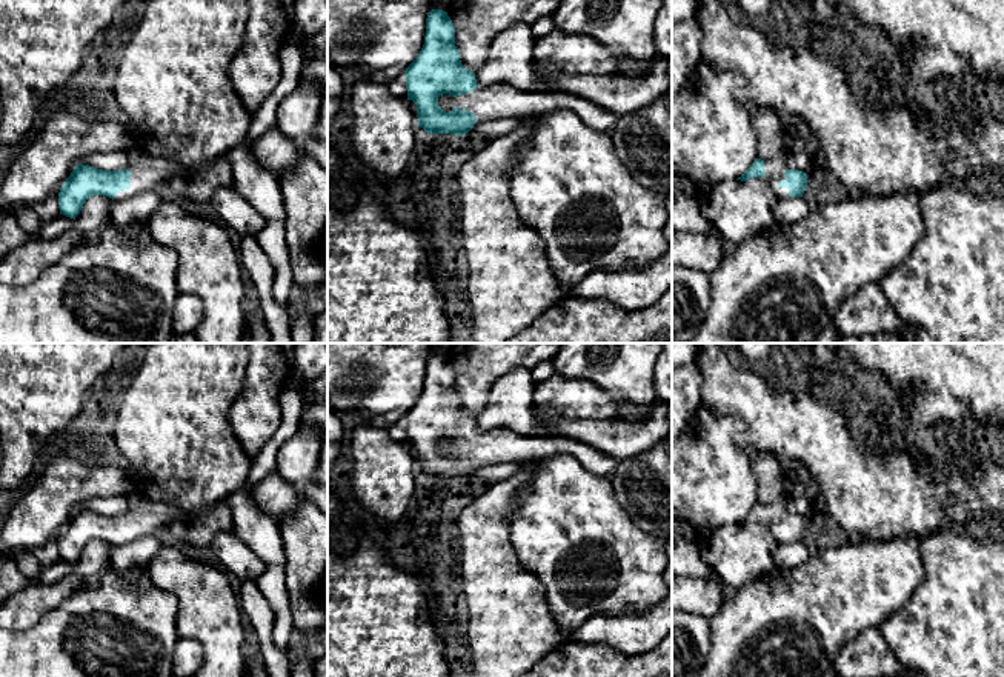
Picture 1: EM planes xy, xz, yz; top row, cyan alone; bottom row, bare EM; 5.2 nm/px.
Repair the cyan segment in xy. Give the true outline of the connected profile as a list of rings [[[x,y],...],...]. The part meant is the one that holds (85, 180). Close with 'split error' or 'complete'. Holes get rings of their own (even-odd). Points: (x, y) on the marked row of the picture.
[[[137,145],[128,149],[128,158],[128,166],[120,171],[103,171],[78,163],[58,192],[60,214],[75,218],[92,195],[106,195],[114,202],[125,200],[143,191],[165,189],[172,175],[189,178],[212,165],[186,168],[151,155]]]; split error

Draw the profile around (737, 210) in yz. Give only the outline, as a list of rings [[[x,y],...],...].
[[[766,178],[718,180],[709,183],[704,192],[704,215],[721,240],[735,246],[776,225],[773,215],[776,200]]]

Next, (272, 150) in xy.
[[[277,126],[263,132],[254,143],[257,162],[277,177],[298,160],[298,142],[291,140]]]

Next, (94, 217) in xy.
[[[92,195],[83,205],[80,214],[74,218],[74,228],[83,234],[85,243],[94,243],[101,231],[112,225],[109,208],[114,203],[106,195]]]

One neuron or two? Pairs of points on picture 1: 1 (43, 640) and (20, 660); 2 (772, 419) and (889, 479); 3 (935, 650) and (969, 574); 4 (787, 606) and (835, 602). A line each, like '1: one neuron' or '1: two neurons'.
1: one neuron
2: one neuron
3: one neuron
4: one neuron

